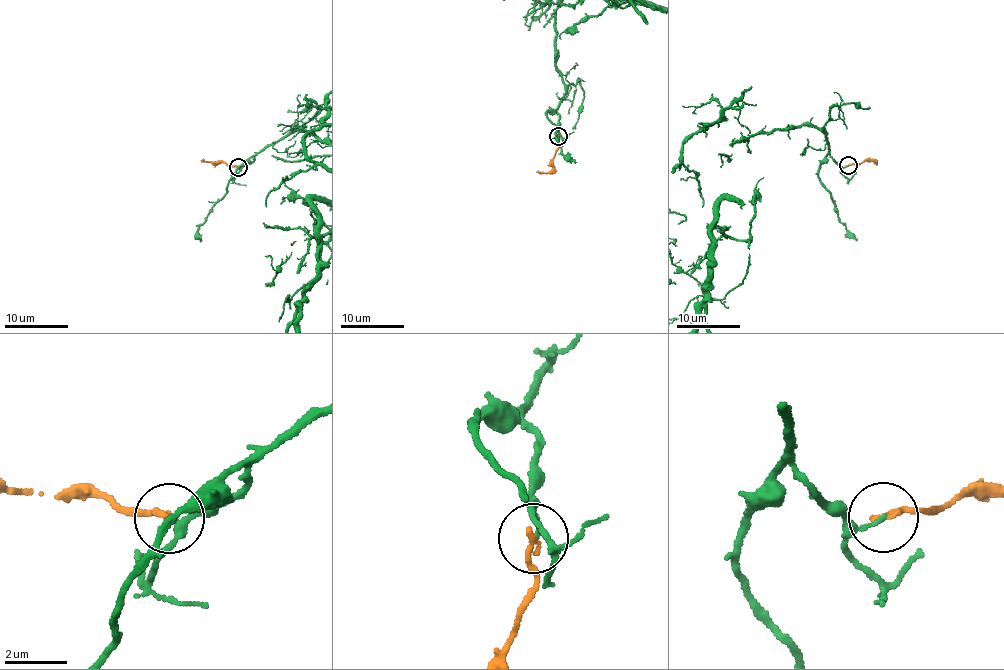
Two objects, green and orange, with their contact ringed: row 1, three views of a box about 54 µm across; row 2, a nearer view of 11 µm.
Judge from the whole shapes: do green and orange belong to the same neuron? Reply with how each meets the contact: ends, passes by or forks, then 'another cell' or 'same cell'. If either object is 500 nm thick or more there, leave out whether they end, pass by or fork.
green ends there; orange ends there; another cell

